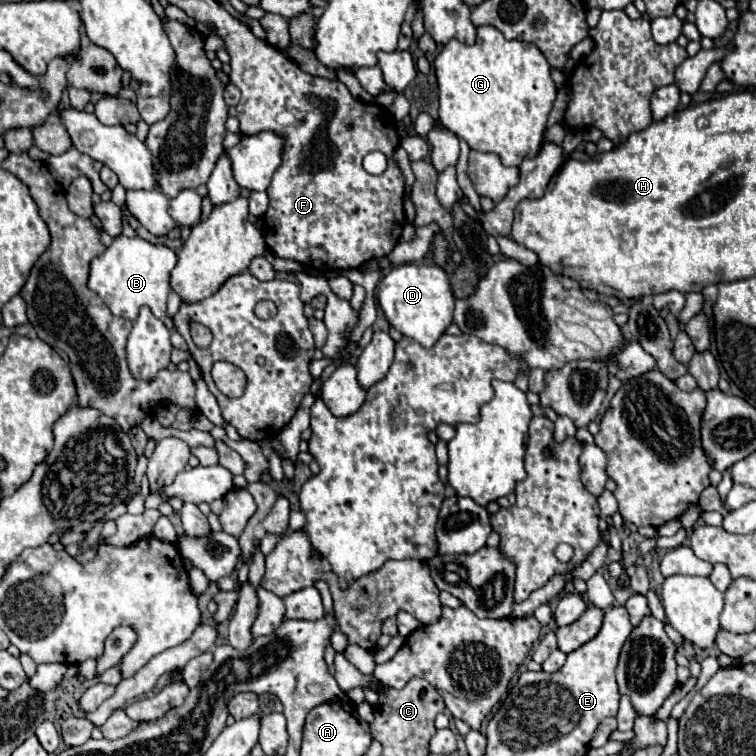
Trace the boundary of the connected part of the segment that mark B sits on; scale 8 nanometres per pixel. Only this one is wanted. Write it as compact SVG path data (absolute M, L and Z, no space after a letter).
M124 234L116 236L114 242L104 250L102 256L90 262L88 286L94 290L112 314L136 320L140 306L150 306L152 314L162 320L169 330L176 330L173 320L166 315L168 292L170 292L170 273L176 266L176 252L168 246L156 246L140 236L128 238Z

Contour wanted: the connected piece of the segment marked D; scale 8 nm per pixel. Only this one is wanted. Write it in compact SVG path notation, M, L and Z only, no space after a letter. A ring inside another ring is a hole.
M428 264L396 266L382 278L376 298L390 326L394 326L402 336L416 340L424 348L434 346L436 340L444 334L444 330L452 324L454 296L448 284L448 274L440 266Z

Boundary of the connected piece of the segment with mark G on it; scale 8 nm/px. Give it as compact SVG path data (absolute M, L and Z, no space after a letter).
M480 26L472 46L450 40L434 60L440 98L440 122L476 152L500 156L504 166L534 158L556 100L556 86L544 54L520 40L506 40L494 26Z

